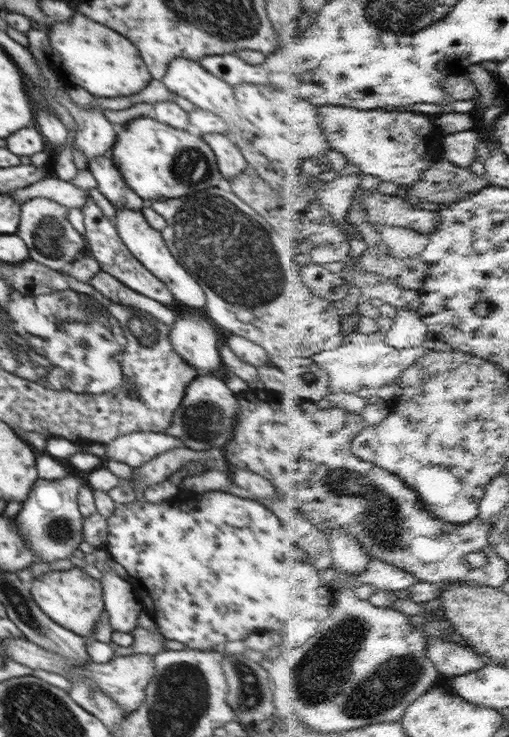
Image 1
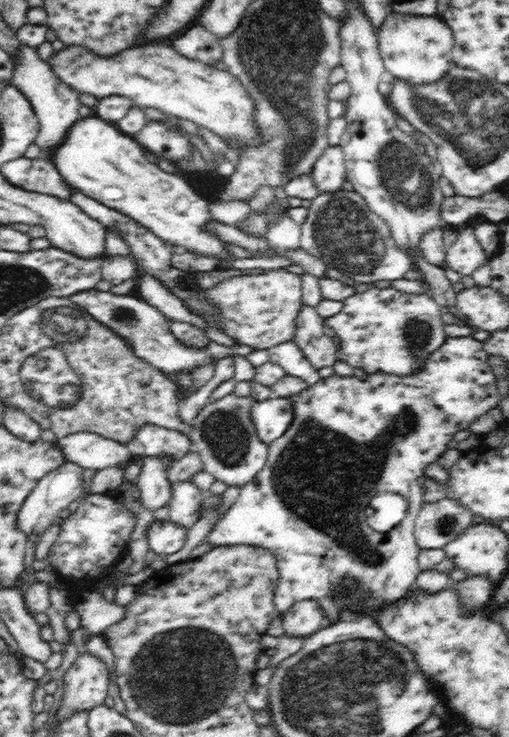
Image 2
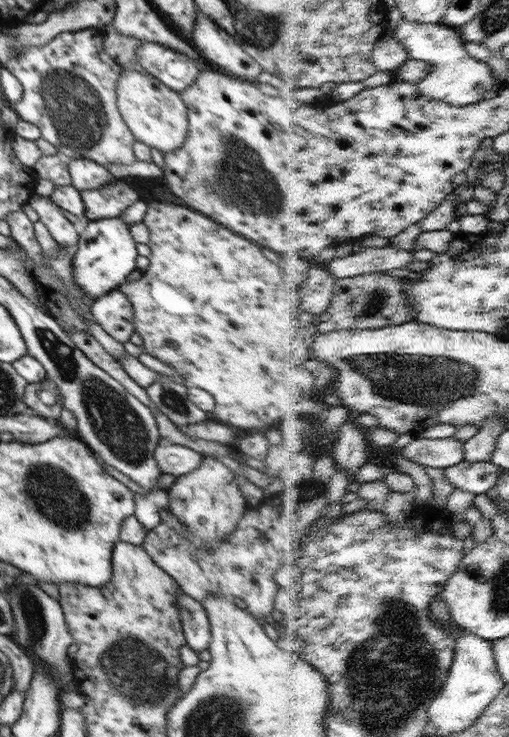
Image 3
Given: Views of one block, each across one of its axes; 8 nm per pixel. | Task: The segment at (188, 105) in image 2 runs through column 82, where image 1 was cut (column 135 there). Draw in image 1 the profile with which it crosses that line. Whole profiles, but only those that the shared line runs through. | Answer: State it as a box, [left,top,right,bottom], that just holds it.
[48,12,151,98]

